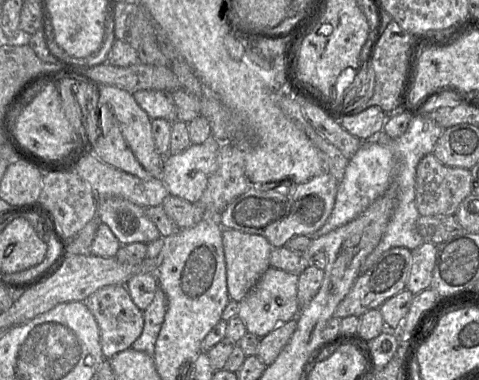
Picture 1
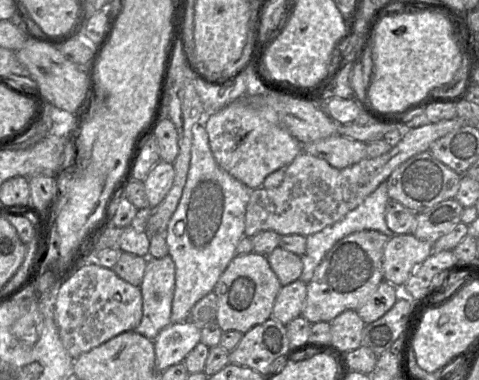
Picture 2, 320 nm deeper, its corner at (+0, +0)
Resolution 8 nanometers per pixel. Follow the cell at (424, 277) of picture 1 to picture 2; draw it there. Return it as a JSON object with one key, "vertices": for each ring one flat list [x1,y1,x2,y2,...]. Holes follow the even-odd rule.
{"vertices":[[394,234,384,246,384,280,403,287,417,266,432,254,432,244,412,234]]}

